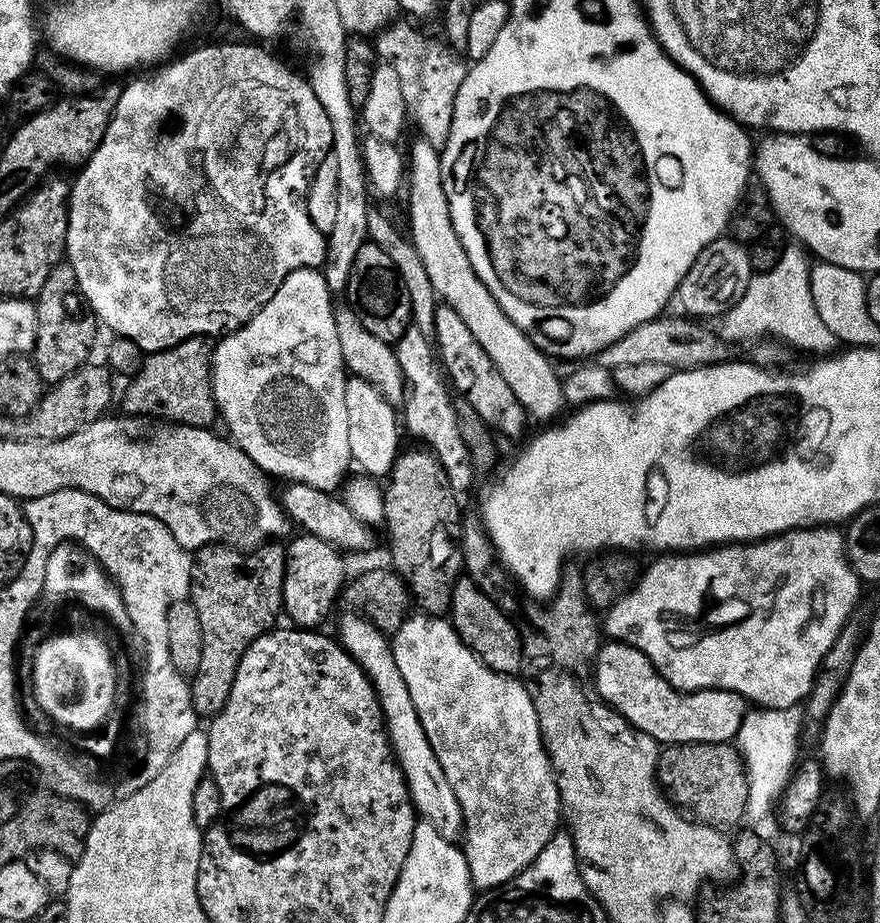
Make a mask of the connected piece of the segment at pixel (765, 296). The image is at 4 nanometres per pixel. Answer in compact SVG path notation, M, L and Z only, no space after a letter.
M792 247L796 248L786 249L769 272L757 271L746 286L746 294L742 294L731 310L719 317L718 335L721 340L756 342L772 337L785 345L794 344L808 352L816 352L812 354L828 354L837 347L836 336L822 326L822 318L818 318L818 310L814 310L814 298L810 298L809 253L803 247Z

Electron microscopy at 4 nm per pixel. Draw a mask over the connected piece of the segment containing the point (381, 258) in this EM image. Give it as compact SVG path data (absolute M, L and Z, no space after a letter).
M364 244L354 257L354 266L350 266L347 296L347 307L351 308L362 326L374 334L374 338L382 338L382 342L393 346L399 342L412 319L410 294L406 286L402 286L402 278L398 270L394 270L394 262L390 262L388 255L376 244Z

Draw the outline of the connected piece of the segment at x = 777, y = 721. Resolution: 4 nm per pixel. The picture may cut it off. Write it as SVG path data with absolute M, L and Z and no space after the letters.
M756 706L746 714L734 744L740 750L740 756L744 759L744 769L748 775L746 813L749 817L764 816L771 808L773 811L798 762L796 754L800 750L800 742L802 743L804 722L805 713L796 706L790 708Z

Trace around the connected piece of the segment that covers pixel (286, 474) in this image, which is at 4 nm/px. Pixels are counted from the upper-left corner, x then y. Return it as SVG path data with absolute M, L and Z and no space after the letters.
M299 268L294 270L278 286L274 298L266 302L236 332L227 333L212 350L212 393L216 399L216 411L219 419L228 424L228 436L237 448L243 450L251 460L260 467L260 471L269 477L281 476L284 482L295 482L314 486L323 492L335 493L343 485L349 475L348 468L352 464L350 454L350 422L346 422L346 369L342 358L342 346L338 346L338 330L336 329L336 313L334 311L334 293L329 290L328 283L320 268Z

